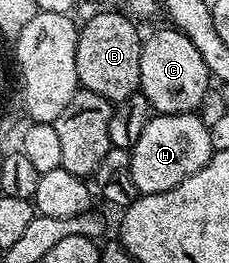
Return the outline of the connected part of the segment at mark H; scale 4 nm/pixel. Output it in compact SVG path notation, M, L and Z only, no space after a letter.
M160 113L152 116L141 131L141 139L129 150L133 183L140 194L160 193L177 187L189 175L207 166L213 152L211 131L206 123L195 113Z

